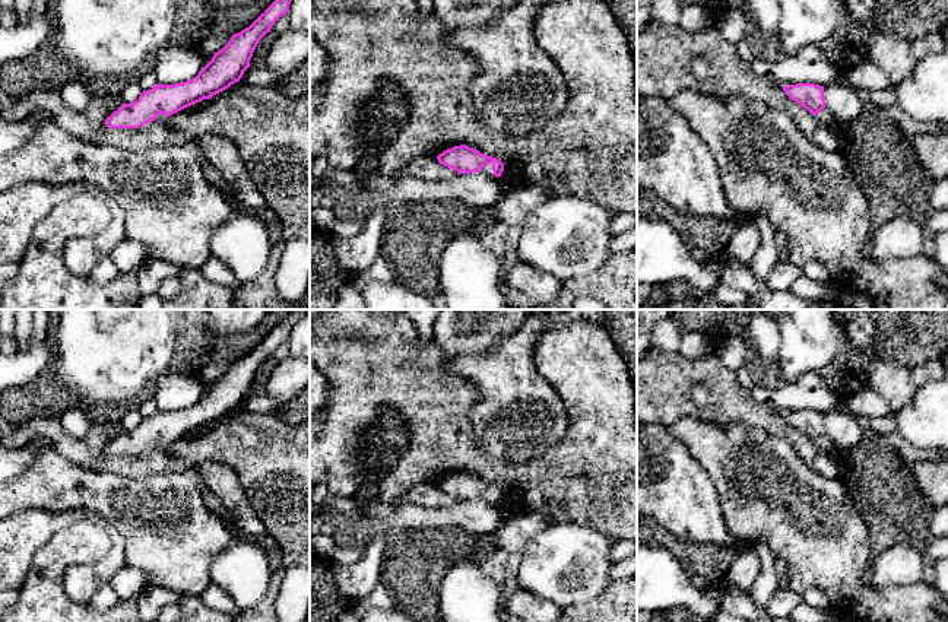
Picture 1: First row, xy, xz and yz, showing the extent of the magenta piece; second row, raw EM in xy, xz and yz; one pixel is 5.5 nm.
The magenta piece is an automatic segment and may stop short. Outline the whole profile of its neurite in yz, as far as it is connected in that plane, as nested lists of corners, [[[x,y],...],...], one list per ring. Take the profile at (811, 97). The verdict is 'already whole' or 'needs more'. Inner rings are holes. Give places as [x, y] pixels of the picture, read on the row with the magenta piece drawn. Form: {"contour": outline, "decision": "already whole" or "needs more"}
{"contour": [[[796,83],[783,88],[786,95],[808,110],[819,124],[825,127],[838,127],[831,112],[825,108],[824,86],[815,83]]], "decision": "needs more"}

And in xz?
{"contour": [[[466,145],[454,146],[437,156],[438,162],[457,174],[482,172],[489,177],[504,177],[504,164]]], "decision": "needs more"}

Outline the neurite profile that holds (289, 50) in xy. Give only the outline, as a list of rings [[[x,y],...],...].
[[[289,29],[275,38],[263,67],[270,69],[278,76],[278,79],[280,79],[282,76],[286,76],[298,66],[301,66],[308,55],[310,55],[310,32]]]

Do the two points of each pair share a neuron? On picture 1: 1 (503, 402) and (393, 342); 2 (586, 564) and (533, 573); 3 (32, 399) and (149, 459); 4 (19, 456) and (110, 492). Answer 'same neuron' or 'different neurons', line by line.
1: different neurons
2: same neuron
3: different neurons
4: different neurons

